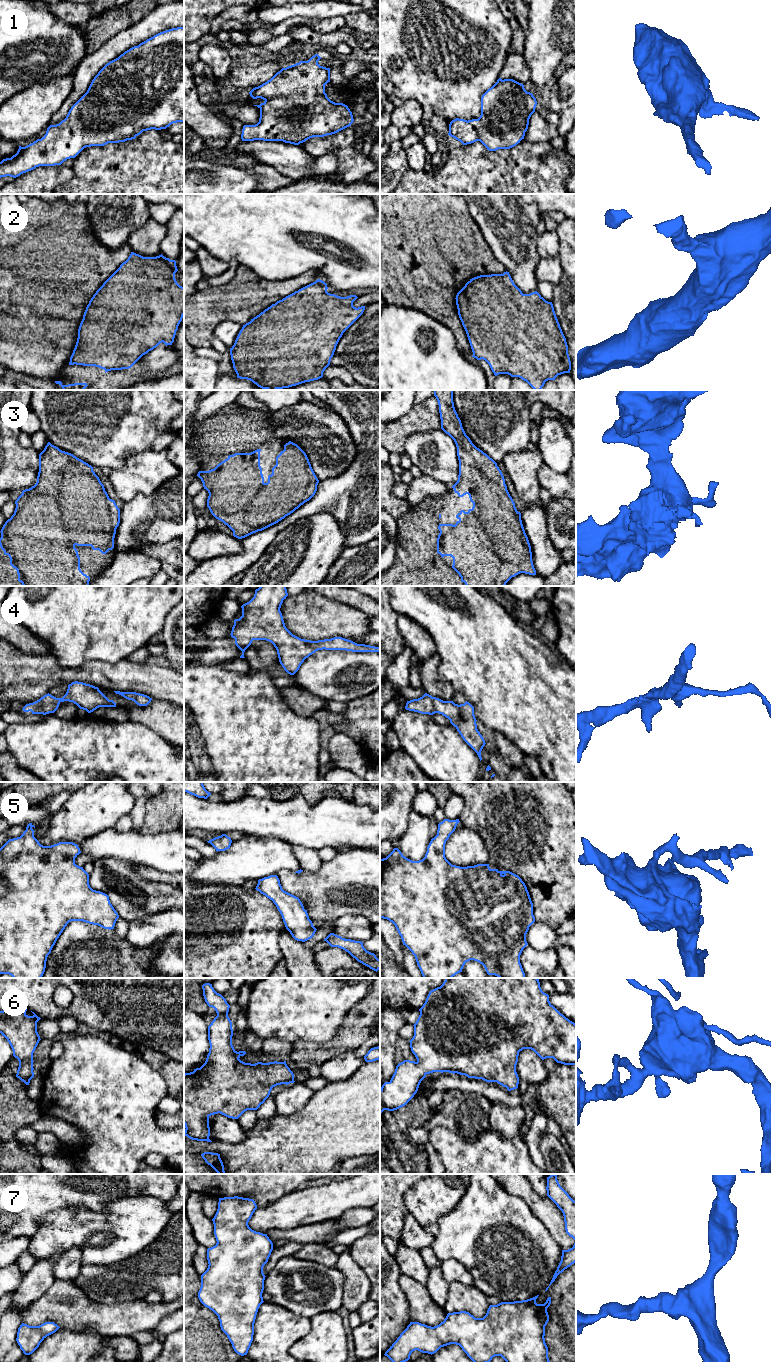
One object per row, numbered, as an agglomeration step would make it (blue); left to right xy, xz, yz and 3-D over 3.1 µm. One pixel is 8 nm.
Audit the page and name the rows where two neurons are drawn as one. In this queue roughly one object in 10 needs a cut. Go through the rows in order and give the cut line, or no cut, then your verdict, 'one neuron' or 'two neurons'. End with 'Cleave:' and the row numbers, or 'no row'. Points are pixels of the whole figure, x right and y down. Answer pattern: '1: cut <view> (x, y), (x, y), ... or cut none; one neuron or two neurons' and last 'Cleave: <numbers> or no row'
1: cut none; one neuron
2: cut none; one neuron
3: cut none; one neuron
4: cut none; one neuron
5: cut none; one neuron
6: cut none; one neuron
7: cut none; one neuron
Cleave: no row

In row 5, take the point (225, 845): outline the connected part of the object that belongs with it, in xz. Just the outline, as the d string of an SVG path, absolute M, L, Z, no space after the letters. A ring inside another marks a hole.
M222 834L221 836L215 837L207 842L210 843L218 852L218 851L225 851L229 849L232 840L226 834Z

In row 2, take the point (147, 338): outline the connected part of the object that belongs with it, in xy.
M131 252L128 259L103 283L89 301L78 329L78 338L69 365L95 366L104 369L105 373L129 369L160 343L172 345L184 316L184 287L175 279L177 271L176 261L162 254L156 257L143 257Z

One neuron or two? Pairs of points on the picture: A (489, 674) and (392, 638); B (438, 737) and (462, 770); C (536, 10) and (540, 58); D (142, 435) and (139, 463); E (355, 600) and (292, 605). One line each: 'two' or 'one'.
A: two
B: one
C: one
D: two
E: two

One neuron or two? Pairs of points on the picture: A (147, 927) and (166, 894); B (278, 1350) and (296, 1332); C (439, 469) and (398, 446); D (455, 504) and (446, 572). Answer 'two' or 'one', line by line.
A: two
B: one
C: two
D: one

